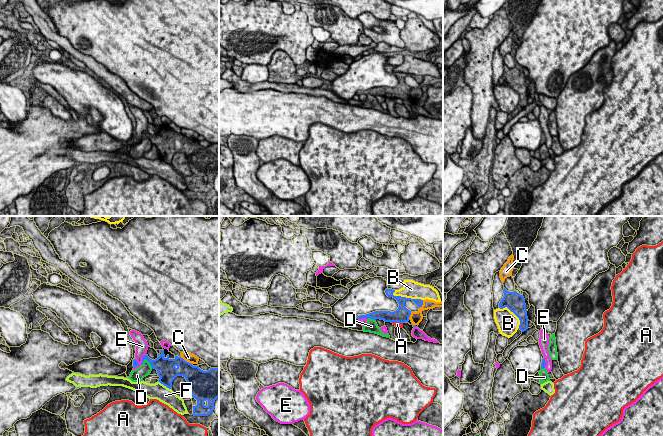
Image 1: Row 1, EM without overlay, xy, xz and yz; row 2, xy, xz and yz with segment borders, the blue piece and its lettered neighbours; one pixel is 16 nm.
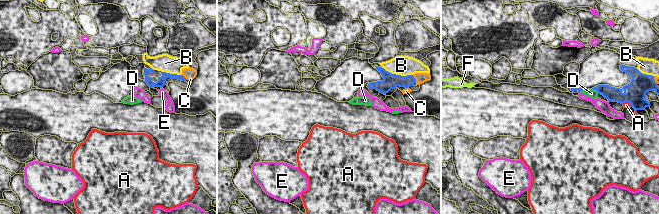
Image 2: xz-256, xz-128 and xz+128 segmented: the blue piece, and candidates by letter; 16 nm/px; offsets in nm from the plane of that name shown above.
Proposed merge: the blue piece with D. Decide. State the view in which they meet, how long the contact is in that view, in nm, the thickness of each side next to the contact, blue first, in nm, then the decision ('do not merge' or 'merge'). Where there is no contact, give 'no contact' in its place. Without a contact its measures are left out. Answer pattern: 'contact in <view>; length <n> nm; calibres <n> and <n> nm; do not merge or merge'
contact in xy; length 220 nm; calibres 280 and 200 nm; do not merge

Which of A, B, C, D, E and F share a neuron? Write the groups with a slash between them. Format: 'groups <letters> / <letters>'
groups A / B / C / D / E / F

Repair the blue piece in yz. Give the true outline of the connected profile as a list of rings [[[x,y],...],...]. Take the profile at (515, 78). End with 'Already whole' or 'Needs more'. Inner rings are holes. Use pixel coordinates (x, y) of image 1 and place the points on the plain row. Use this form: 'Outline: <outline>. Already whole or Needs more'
Outline: [[[505,64],[503,66],[504,72],[499,79],[499,84],[503,85],[507,83],[511,88],[513,88],[520,96],[519,105],[524,108],[528,105],[528,93],[525,75],[523,71],[520,71],[516,67],[509,68]]]. Already whole

